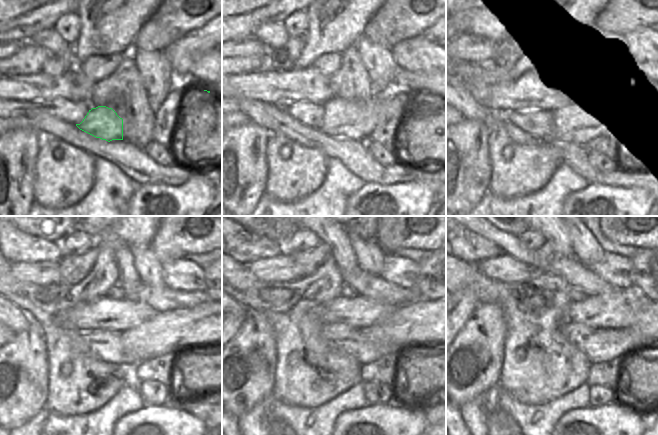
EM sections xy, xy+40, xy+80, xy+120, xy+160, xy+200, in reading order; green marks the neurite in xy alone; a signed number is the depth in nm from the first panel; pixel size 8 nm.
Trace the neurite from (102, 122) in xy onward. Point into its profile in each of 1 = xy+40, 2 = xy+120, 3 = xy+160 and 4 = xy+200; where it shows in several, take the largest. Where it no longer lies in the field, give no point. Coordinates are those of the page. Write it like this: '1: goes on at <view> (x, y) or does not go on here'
1: goes on at xy+40 (342, 118)
2: goes on at xy+120 (170, 331)
3: goes on at xy+160 (424, 321)
4: goes on at xy+200 (649, 323)

